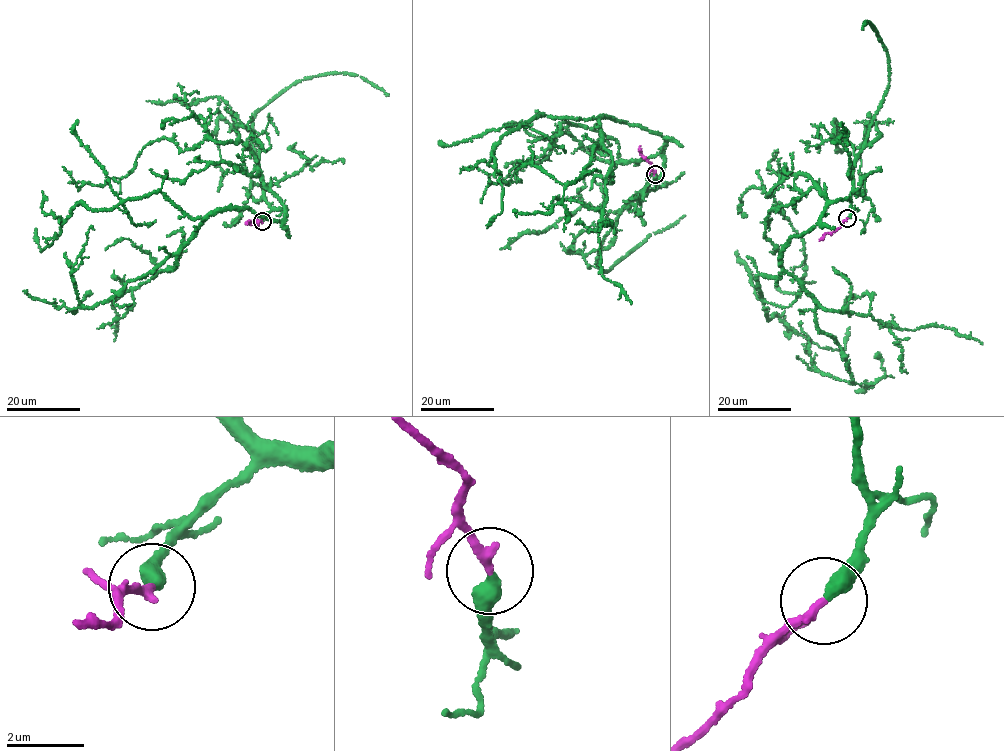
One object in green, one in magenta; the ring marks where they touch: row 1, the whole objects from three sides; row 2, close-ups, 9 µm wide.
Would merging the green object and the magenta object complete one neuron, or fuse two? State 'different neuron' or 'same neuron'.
same neuron

